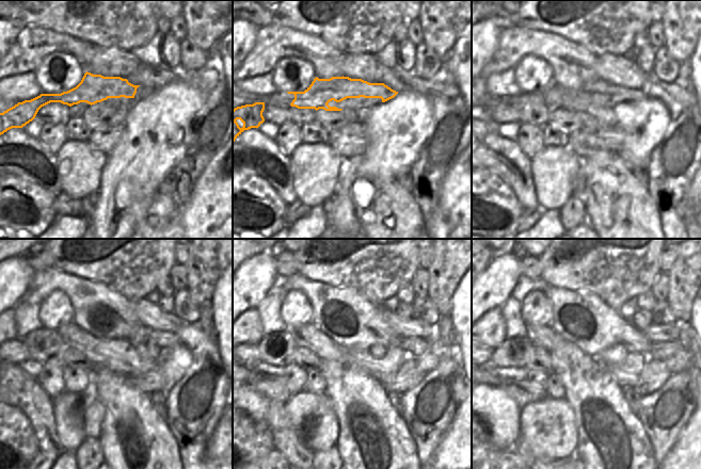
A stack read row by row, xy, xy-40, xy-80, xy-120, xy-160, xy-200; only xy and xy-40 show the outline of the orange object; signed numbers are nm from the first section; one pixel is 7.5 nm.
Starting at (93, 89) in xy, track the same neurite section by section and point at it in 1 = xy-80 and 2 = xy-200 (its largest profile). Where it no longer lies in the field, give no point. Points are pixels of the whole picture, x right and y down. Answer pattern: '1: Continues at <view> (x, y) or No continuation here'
1: Continues at xy-80 (596, 89)
2: Continues at xy-200 (660, 351)

